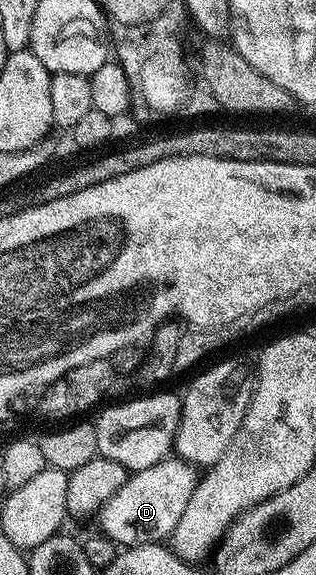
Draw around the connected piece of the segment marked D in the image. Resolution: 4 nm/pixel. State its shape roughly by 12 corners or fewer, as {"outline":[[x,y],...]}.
{"outline":[[166,458],[102,506],[122,549],[168,541],[199,479]]}

